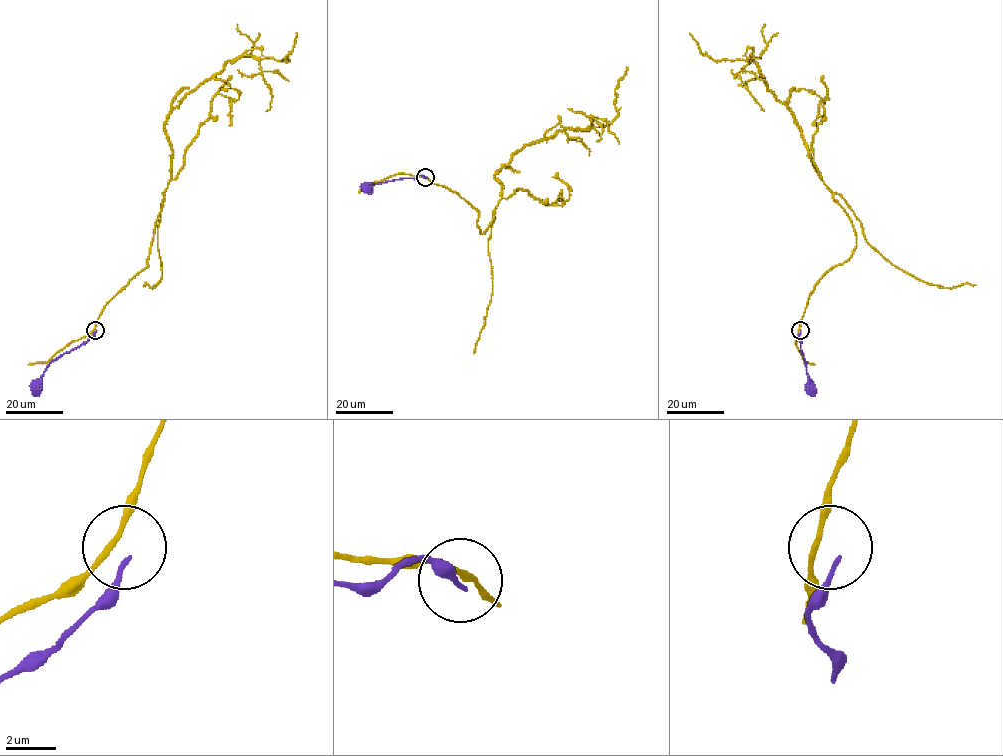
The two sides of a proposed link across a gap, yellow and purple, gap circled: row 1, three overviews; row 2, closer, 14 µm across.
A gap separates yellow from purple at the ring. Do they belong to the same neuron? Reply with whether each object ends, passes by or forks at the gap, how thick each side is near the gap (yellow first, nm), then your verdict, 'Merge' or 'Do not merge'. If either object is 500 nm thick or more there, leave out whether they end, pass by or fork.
At the ring yellow passes by. At the ring purple ends. Thickness 200 nm (yellow) against 160 nm. Do not merge

